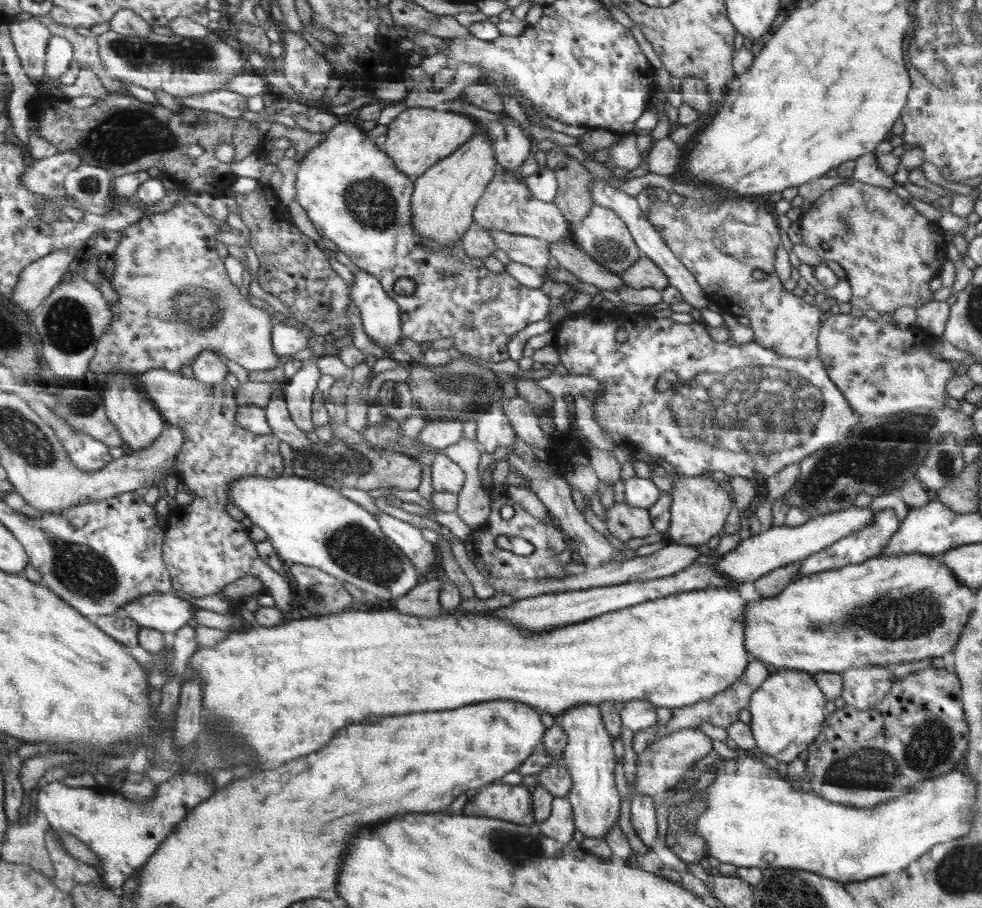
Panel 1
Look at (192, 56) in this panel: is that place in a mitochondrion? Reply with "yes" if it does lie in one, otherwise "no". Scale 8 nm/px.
yes

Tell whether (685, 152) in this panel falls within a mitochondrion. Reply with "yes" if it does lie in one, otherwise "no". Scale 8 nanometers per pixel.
no

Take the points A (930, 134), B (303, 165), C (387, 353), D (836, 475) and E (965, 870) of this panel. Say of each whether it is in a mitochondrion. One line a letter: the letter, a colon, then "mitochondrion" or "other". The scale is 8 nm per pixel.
A: other
B: other
C: other
D: mitochondrion
E: mitochondrion

